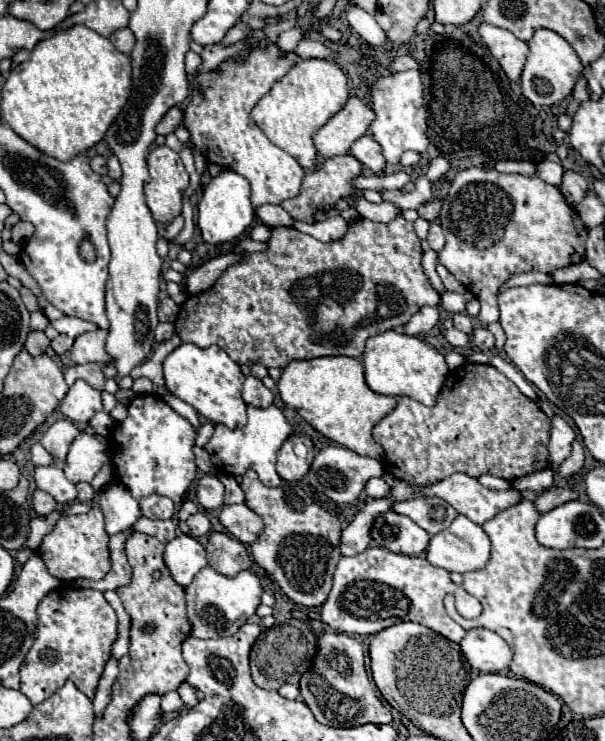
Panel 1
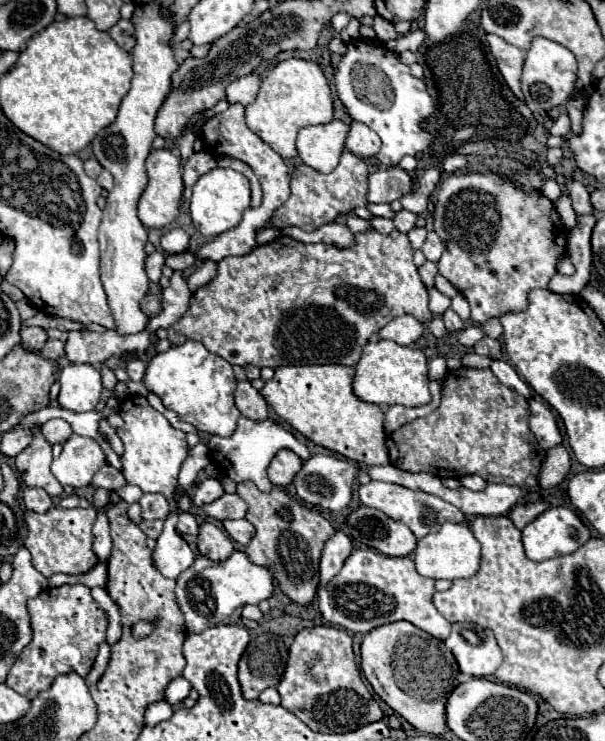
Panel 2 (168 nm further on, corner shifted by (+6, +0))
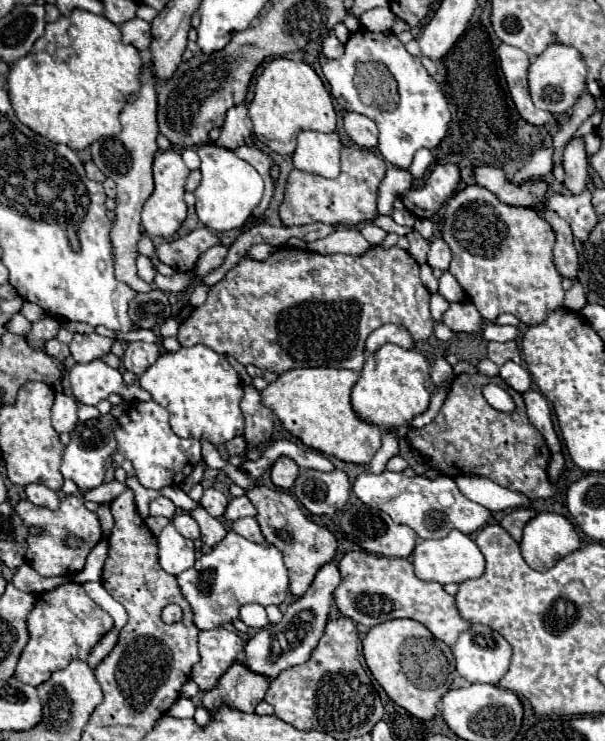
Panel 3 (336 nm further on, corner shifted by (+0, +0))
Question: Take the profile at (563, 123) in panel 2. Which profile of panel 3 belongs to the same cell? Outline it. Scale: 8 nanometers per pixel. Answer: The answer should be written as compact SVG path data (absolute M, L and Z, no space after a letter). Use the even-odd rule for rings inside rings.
M553 146L549 148L541 148L537 150L529 162L523 164L523 168L511 178L515 184L521 184L525 180L531 180L531 178L543 178L547 174L551 174L553 170Z

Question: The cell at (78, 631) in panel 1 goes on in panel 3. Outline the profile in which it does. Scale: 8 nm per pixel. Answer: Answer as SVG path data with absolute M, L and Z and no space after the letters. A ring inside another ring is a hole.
M77 582L39 594L27 622L31 638L21 652L15 678L35 688L47 682L53 672L63 670L71 660L87 662L95 644L113 628L113 618L99 604L95 604Z

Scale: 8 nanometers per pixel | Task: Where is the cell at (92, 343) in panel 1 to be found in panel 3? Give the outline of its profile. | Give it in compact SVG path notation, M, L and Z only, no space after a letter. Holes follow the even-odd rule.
M75 334L73 342L69 344L71 356L75 362L91 362L97 358L103 358L111 352L111 346L115 344L115 338L99 336L99 334Z

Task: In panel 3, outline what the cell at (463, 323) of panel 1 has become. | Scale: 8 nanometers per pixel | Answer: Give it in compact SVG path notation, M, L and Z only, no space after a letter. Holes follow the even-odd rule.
M471 302L451 304L449 310L443 314L443 322L453 332L467 332L467 334L479 332L481 326L483 326L483 318L481 318L481 314L477 312L477 308Z

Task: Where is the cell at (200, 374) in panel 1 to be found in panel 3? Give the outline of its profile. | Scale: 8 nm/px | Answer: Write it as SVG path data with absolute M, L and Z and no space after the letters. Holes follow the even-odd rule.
M203 344L161 354L139 378L139 384L169 412L171 428L181 438L203 436L211 444L225 444L245 428L245 420L239 410L243 384L227 358Z

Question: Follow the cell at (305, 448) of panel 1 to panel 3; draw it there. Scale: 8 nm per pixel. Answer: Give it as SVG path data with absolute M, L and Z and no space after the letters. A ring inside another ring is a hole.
M289 456L277 458L277 462L271 468L271 480L273 480L273 484L283 488L283 490L289 490L293 486L297 474L299 474L299 466Z

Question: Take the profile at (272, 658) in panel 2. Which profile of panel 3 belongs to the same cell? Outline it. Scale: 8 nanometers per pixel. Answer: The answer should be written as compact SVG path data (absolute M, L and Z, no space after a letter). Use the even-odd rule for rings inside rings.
M233 664L222 676L219 686L205 692L203 706L209 711L215 711L226 704L230 708L253 712L255 706L265 698L269 684L269 676L251 672L243 664Z

